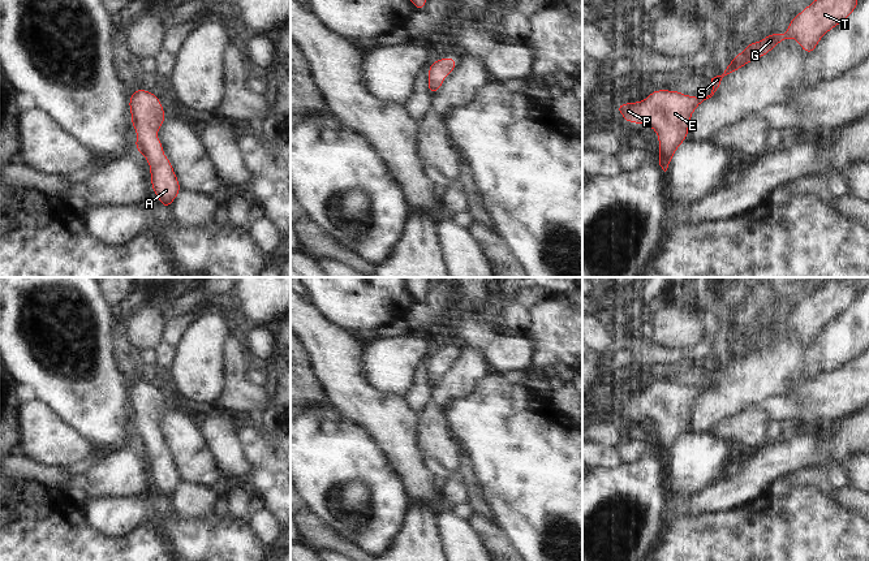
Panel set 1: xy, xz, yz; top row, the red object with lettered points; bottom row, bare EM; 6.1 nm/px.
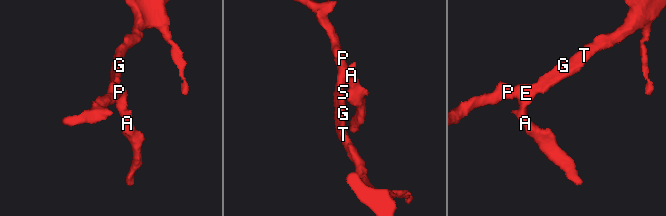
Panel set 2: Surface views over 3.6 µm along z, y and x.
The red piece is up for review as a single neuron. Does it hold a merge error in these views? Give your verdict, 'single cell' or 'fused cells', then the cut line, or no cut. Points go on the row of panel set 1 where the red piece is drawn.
single cell; no cut

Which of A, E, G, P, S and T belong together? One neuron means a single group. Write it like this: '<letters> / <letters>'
A E G P S T

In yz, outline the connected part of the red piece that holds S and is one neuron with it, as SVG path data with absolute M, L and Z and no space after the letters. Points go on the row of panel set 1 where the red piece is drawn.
M814 0L791 20L786 34L773 33L757 43L748 43L719 75L711 78L713 90L705 98L683 95L679 90L654 90L645 100L619 104L616 111L623 115L625 122L646 124L657 131L659 165L666 172L675 151L687 139L693 111L714 95L727 75L767 55L788 38L795 38L809 56L821 38L842 23L857 4L859 0Z

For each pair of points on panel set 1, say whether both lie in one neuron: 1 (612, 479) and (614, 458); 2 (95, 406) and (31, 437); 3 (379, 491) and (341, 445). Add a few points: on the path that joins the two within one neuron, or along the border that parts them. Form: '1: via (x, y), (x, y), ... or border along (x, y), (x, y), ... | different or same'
1: border along (626, 464), (615, 469), (596, 467) | different
2: border along (42, 401), (87, 441) | different
3: via (369, 479), (347, 457) | same

